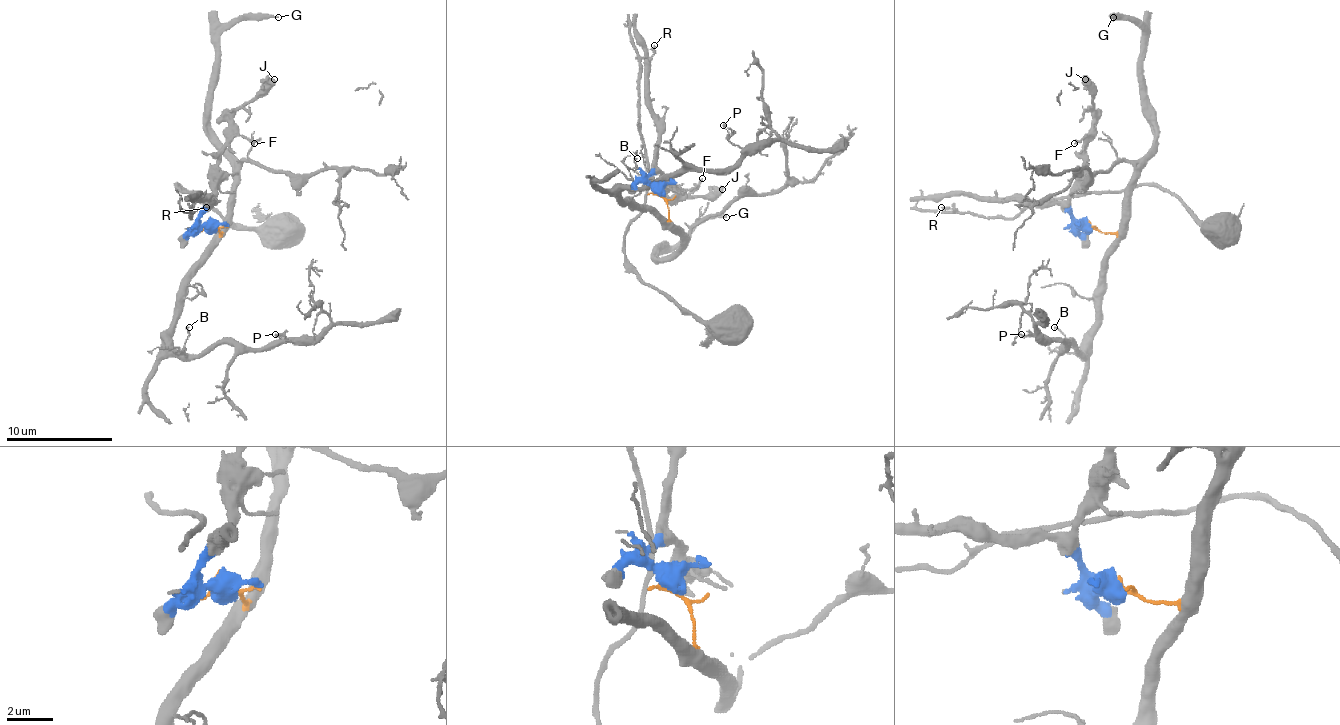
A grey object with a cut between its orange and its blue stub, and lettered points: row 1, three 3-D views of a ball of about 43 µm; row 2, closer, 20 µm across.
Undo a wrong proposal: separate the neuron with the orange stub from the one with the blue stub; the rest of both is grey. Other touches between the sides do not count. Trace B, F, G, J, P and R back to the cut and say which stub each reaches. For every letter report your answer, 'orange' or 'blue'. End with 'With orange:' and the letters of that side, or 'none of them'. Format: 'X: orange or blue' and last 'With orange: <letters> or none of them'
B: orange
F: blue
G: orange
J: blue
P: orange
R: blue
With orange: B, G, P

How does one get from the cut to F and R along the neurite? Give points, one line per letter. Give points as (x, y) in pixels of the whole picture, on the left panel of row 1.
F: (210, 225), (200, 220), (203, 209), (213, 198), (213, 172), (221, 161), (221, 150), (237, 134), (253, 142)
R: (210, 225), (200, 220), (203, 204), (197, 201), (192, 206), (192, 217), (192, 212), (205, 206)

